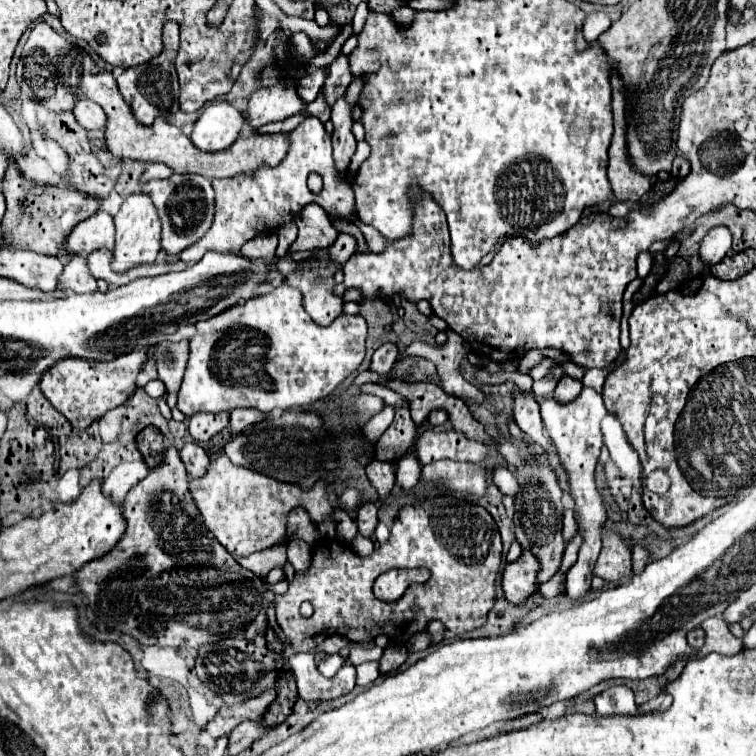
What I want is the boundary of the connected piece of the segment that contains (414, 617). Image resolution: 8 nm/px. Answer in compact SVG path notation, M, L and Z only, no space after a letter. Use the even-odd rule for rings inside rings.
M450 495L436 497L436 499L430 499L430 501L422 501L422 503L416 505L416 507L412 507L412 505L404 507L404 509L400 511L398 519L394 521L394 527L392 527L392 531L390 531L390 539L388 539L384 545L378 545L378 547L374 549L374 553L368 555L368 557L356 555L350 547L340 545L338 541L332 541L332 543L328 545L328 541L322 541L322 539L320 539L320 541L314 545L314 555L312 555L312 565L310 565L310 569L308 569L306 573L296 573L294 581L290 583L290 589L288 589L284 595L276 595L276 599L274 599L274 601L276 601L276 621L278 621L278 625L282 627L286 639L292 643L292 647L286 649L284 653L286 653L286 655L294 655L294 653L300 653L300 651L316 649L316 645L320 645L328 635L344 635L344 637L348 637L350 641L362 643L362 641L366 641L366 639L374 639L374 637L380 635L380 633L386 633L386 635L390 635L392 641L408 641L416 631L426 629L426 623L432 621L432 619L440 619L450 631L454 631L454 635L460 635L460 633L464 633L464 631L468 631L468 629L476 629L476 627L480 627L480 625L484 623L486 613L492 609L492 605L494 605L494 601L496 601L496 577L498 577L500 561L502 561L502 541L500 541L498 527L496 527L496 523L494 523L494 519L490 517L490 513L488 513L484 507L480 507L480 505L476 505L476 503L468 501L468 499L458 499L458 497L450 497ZM418 567L430 571L430 579L428 579L426 583L412 583L412 585L408 587L408 591L406 591L396 603L382 603L382 601L378 601L378 599L374 597L372 585L374 585L374 581L376 581L376 577L378 577L380 573L386 573L386 571L390 571L390 569L418 569ZM304 601L310 601L312 607L314 607L314 615L308 617L308 619L304 619L304 617L300 615L300 603L304 603Z

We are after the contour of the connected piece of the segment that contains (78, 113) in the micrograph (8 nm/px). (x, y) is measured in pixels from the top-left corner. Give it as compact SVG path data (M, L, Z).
M78 101L72 113L84 129L106 129L106 113L94 101Z

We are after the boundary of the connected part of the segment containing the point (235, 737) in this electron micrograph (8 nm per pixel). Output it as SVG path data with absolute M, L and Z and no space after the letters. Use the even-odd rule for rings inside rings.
M244 721L238 725L230 735L228 743L228 753L238 755L244 749L249 748L252 743L262 738L262 735L268 731L262 721Z

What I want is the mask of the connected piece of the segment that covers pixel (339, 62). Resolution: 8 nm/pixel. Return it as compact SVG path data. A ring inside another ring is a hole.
M340 53L334 63L330 65L330 73L324 81L324 95L326 101L332 105L334 97L338 97L338 93L342 93L342 89L346 89L352 81L352 71L350 71L350 61L348 55Z

